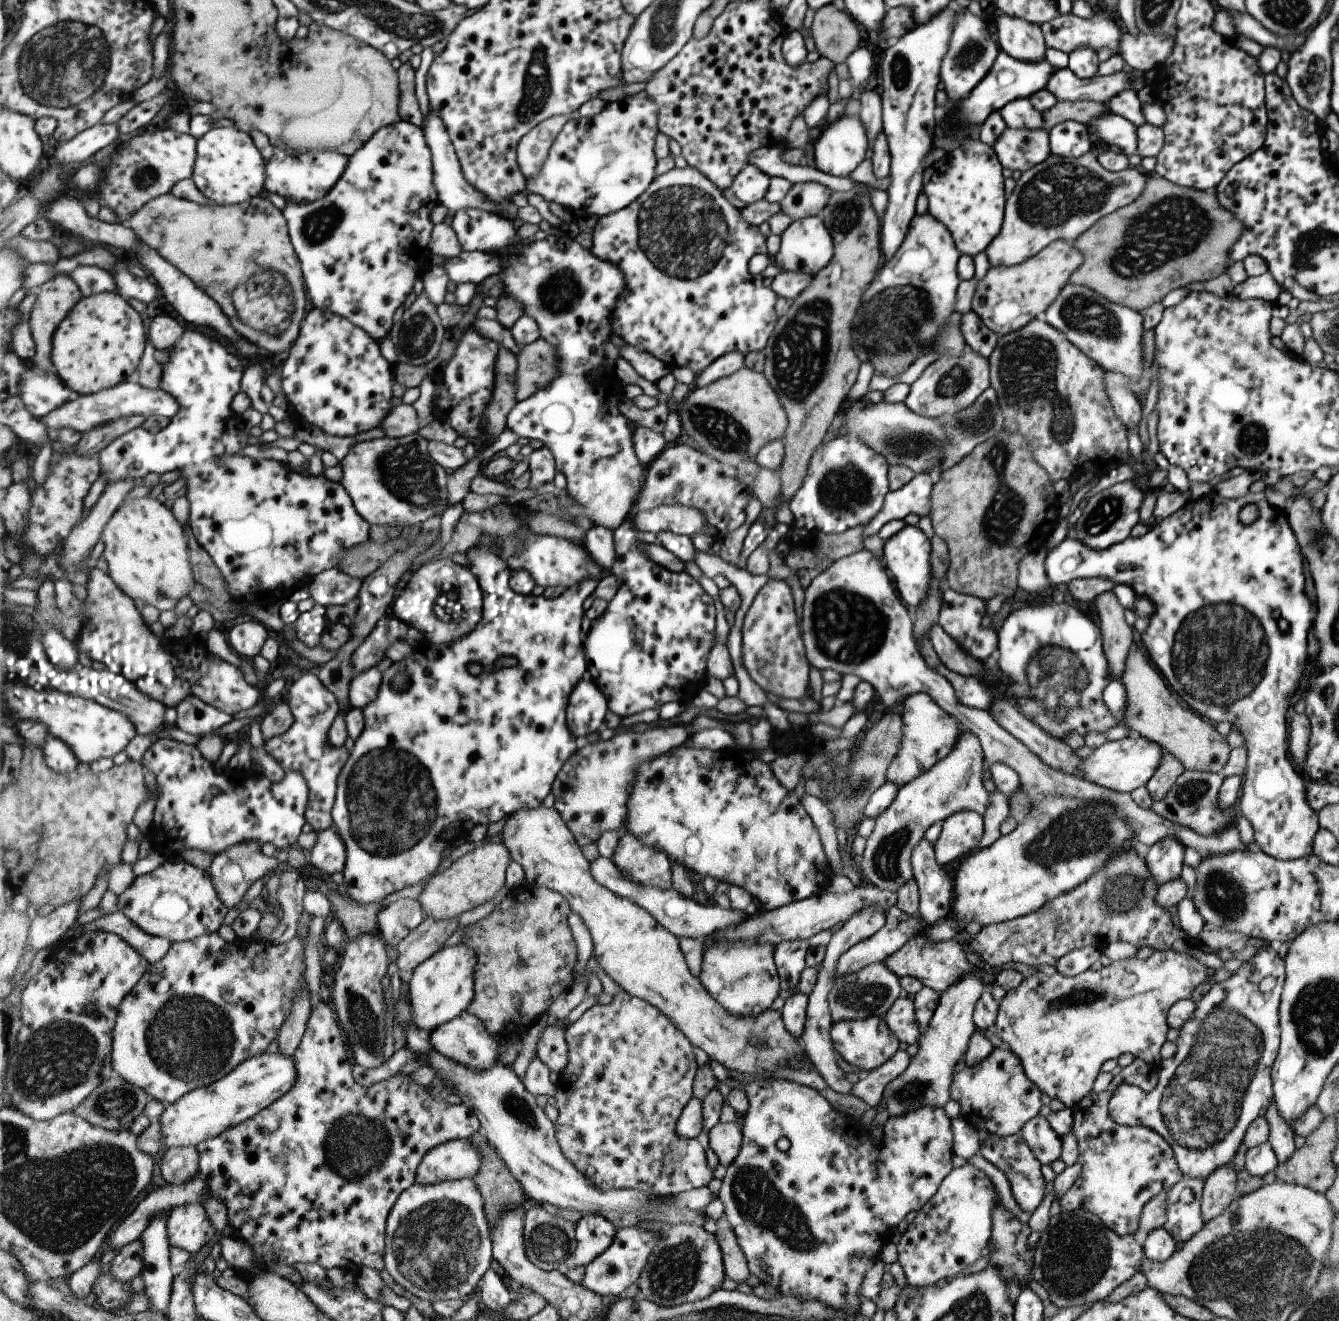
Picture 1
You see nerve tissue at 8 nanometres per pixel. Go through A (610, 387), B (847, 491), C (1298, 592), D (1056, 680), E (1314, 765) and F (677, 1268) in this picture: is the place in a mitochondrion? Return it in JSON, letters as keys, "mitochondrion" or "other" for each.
{"A":"other","B":"mitochondrion","C":"other","D":"mitochondrion","E":"other","F":"mitochondrion"}

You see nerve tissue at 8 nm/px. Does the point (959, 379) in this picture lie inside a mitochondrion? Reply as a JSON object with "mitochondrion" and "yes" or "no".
{"mitochondrion":"yes"}

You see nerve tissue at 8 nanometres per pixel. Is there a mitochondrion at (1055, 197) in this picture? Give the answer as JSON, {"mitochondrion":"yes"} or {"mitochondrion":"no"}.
{"mitochondrion":"yes"}

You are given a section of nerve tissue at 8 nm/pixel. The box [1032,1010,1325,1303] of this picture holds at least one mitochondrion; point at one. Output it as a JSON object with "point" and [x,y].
{"point":[1079,1260]}

